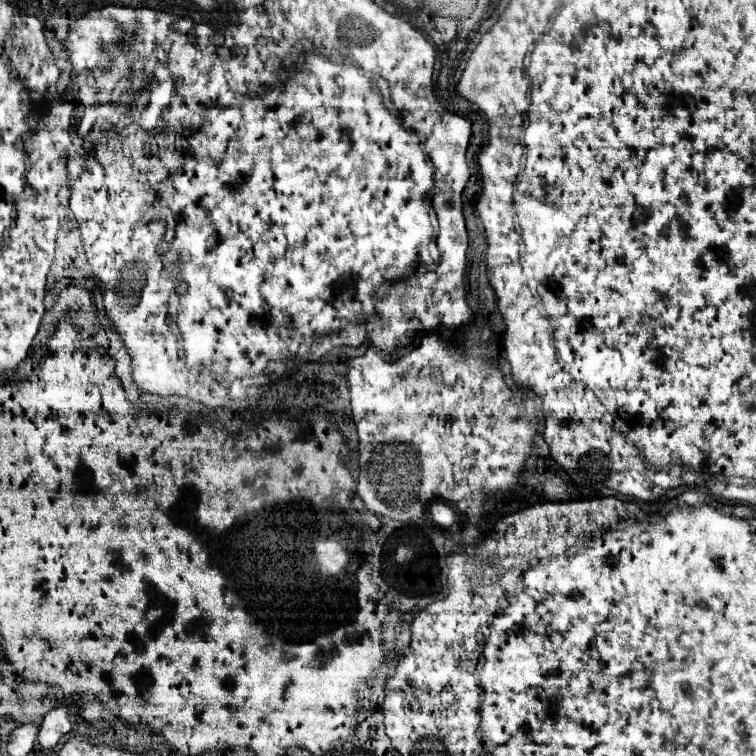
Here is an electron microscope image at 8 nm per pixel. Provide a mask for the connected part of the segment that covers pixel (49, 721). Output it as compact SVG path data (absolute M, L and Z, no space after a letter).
M55 708L43 718L43 724L41 724L41 730L39 730L39 744L43 748L51 750L51 748L57 746L61 736L65 736L69 730L71 730L71 722L69 722L67 710Z

